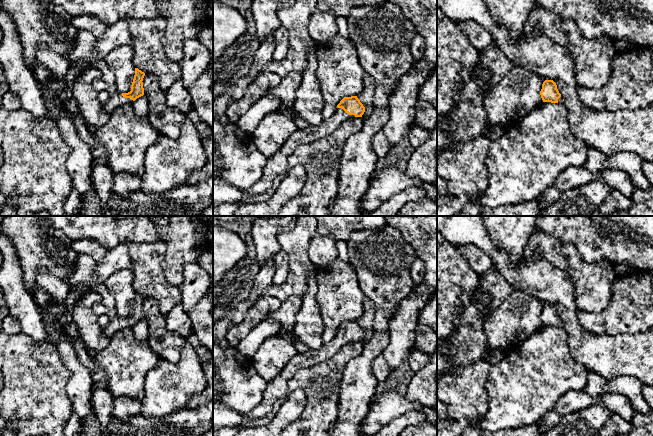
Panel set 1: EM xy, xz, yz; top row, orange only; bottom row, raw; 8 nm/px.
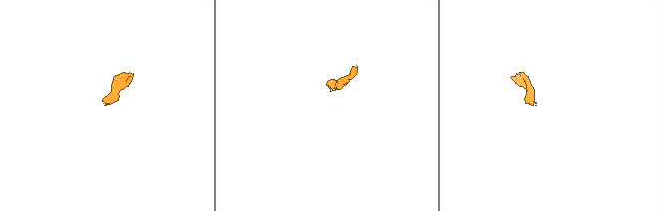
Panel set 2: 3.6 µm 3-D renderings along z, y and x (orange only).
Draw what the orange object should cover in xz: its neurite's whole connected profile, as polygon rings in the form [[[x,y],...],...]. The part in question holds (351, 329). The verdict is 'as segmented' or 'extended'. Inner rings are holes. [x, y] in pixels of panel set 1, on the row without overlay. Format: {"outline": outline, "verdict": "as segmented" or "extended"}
{"outline": [[[357,320],[344,321],[330,342],[324,343],[320,349],[309,349],[305,353],[297,353],[279,375],[268,381],[261,402],[249,414],[240,414],[213,400],[213,431],[224,428],[238,429],[248,421],[263,418],[271,412],[277,400],[286,398],[288,395],[288,380],[292,375],[301,368],[318,364],[331,357],[351,341],[362,341],[364,336],[365,331]]], "verdict": "extended"}

